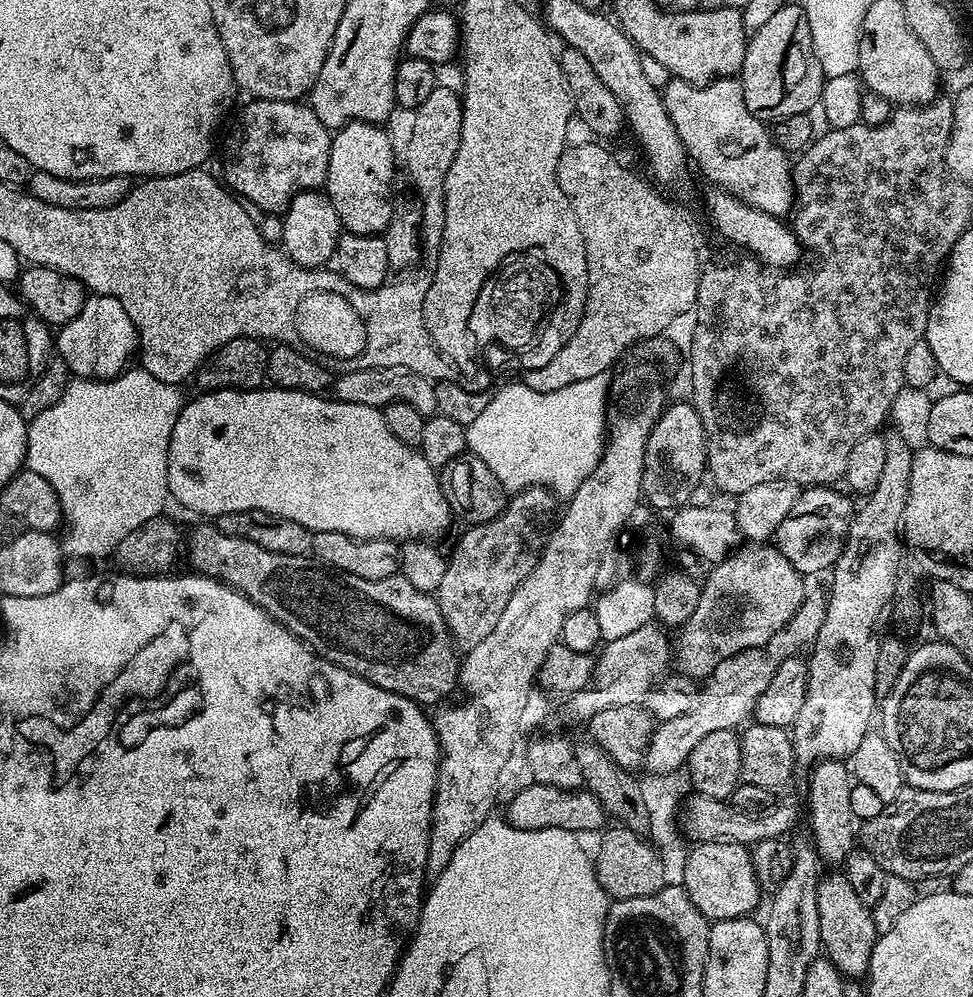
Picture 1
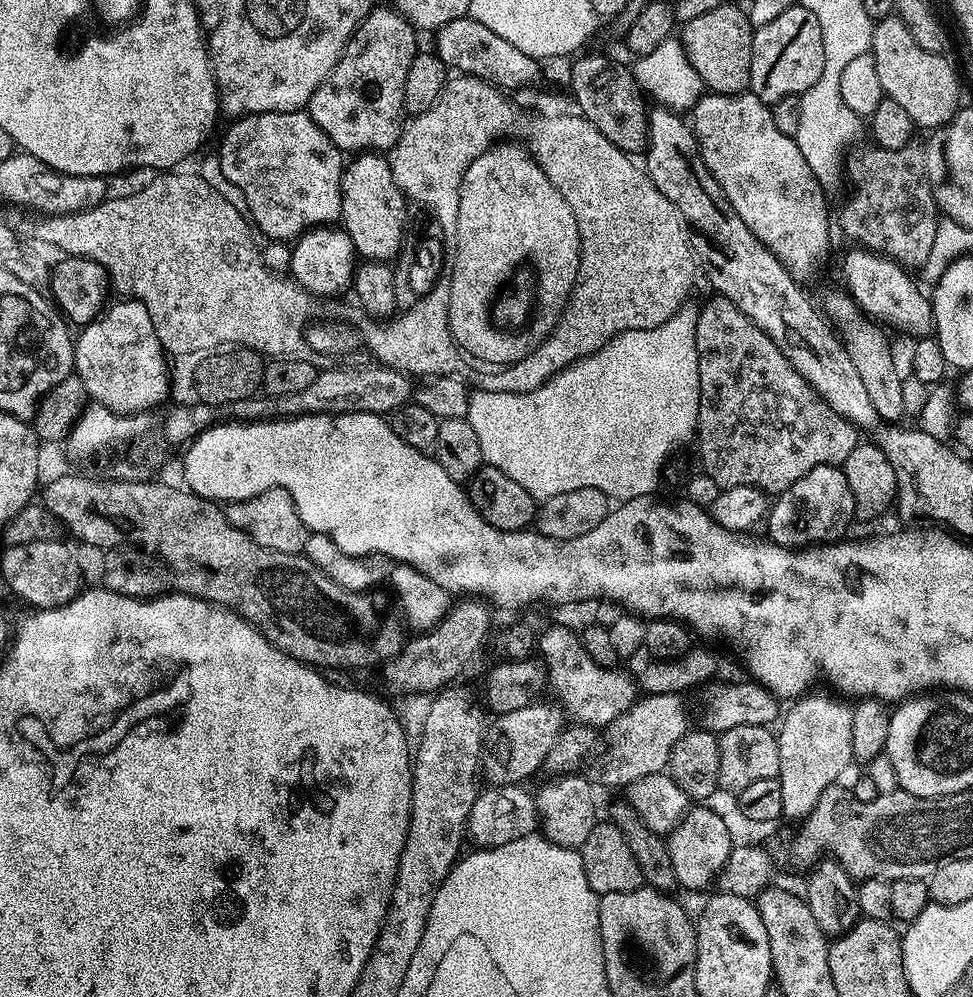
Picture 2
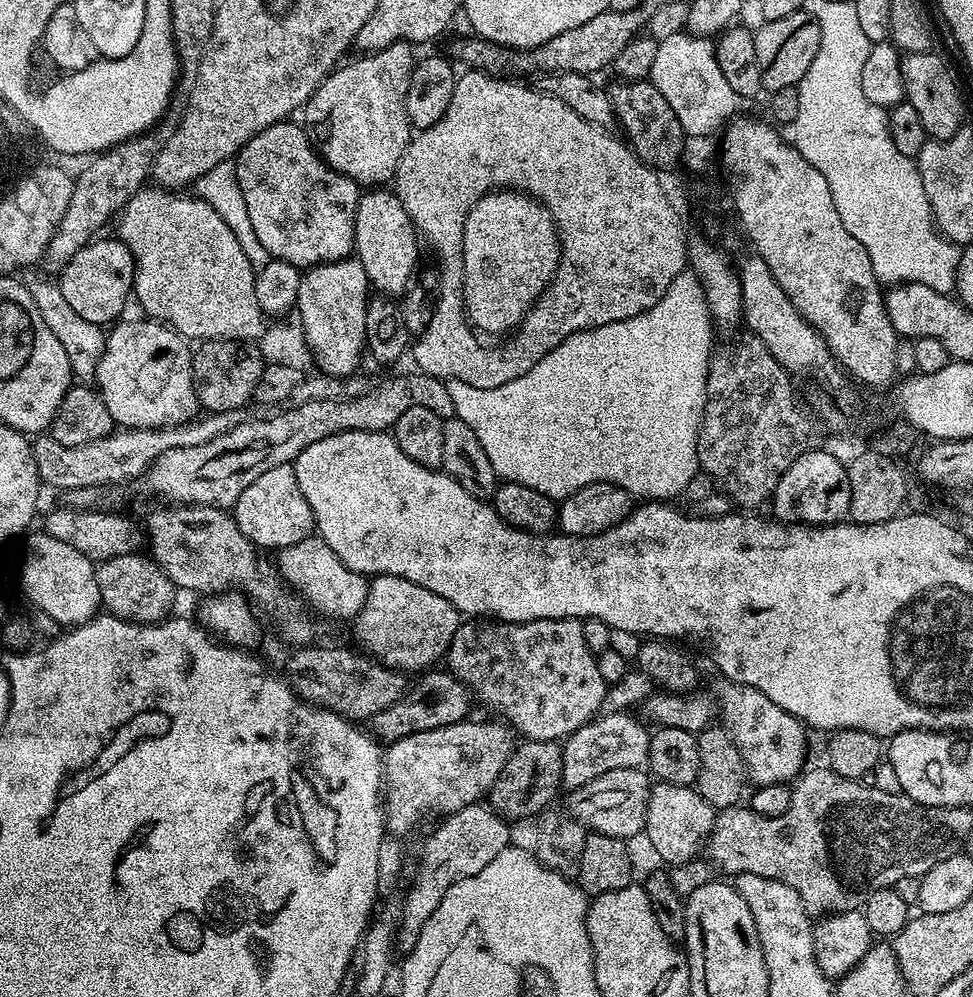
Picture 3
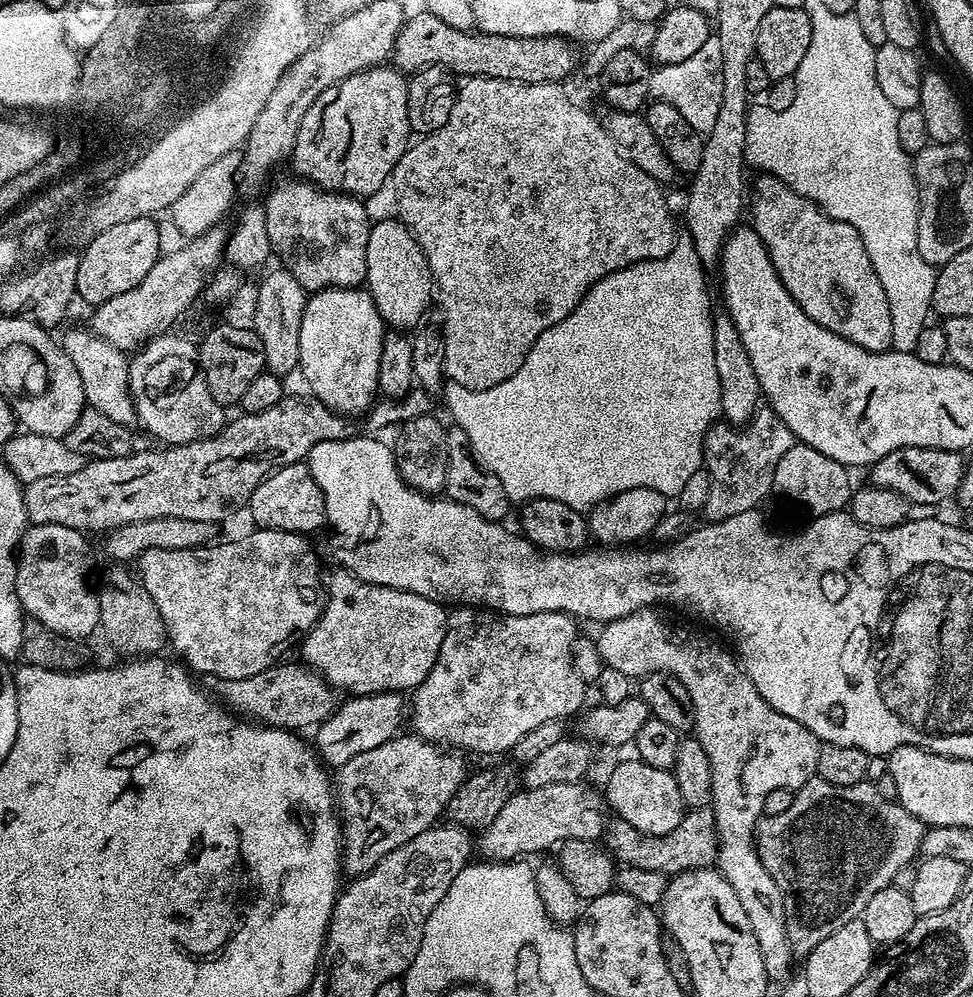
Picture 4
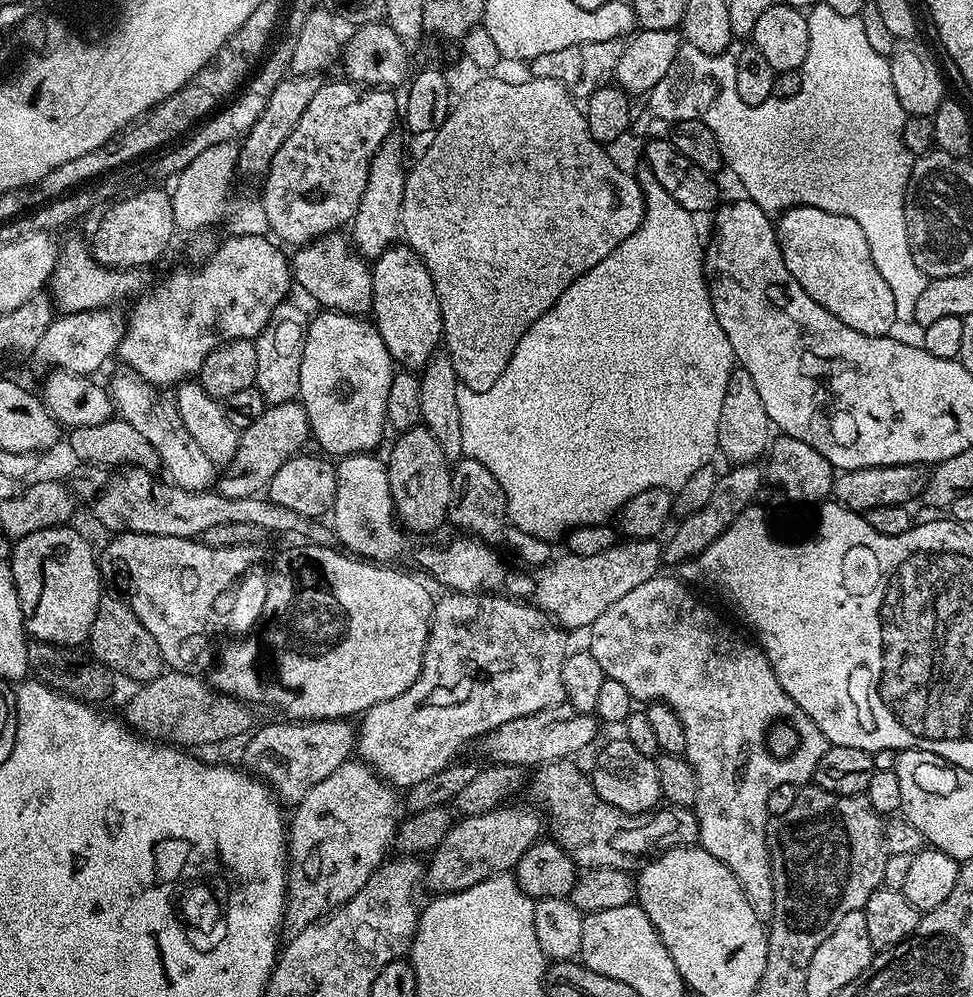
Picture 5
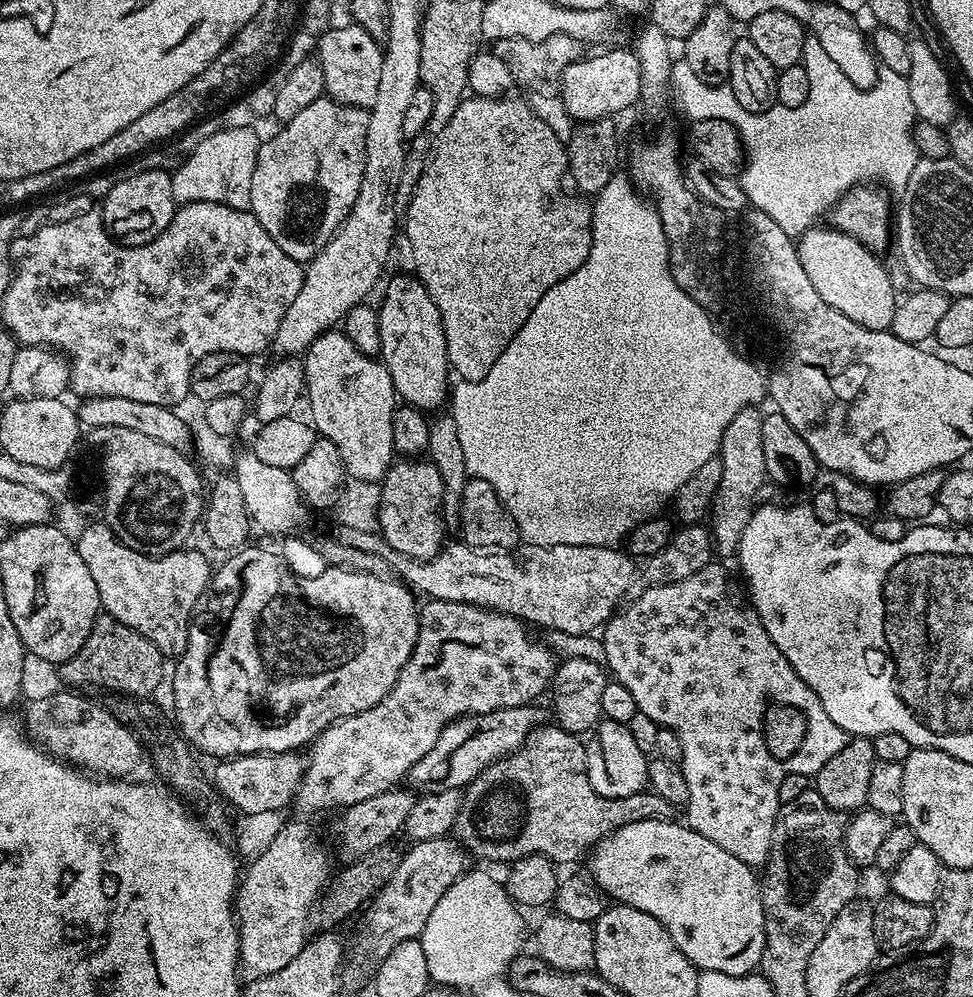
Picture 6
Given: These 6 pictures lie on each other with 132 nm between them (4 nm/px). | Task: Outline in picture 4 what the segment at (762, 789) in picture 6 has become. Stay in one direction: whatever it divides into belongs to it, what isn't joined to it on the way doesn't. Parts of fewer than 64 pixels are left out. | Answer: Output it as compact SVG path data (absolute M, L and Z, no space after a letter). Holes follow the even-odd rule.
M651 607L643 608L637 612L626 614L617 620L607 621L603 625L604 628L600 632L600 636L595 637L598 650L602 654L605 665L614 670L622 670L622 674L626 674L630 678L639 678L649 676L655 672L665 672L674 678L678 678L678 682L682 682L682 686L686 686L686 690L690 690L690 702L694 702L694 738L702 746L702 750L706 750L706 758L710 758L710 770L712 771L712 803L710 805L714 814L714 822L716 823L716 862L715 869L720 873L722 878L726 878L726 882L730 882L730 887L734 890L734 894L738 894L738 902L742 902L742 911L746 913L746 918L750 922L750 930L754 930L754 938L758 942L758 950L762 954L762 966L766 966L766 974L769 981L784 980L792 972L792 963L794 957L790 950L790 942L786 938L786 910L784 909L784 895L778 890L778 886L774 882L774 878L770 878L770 870L766 870L766 866L762 866L762 858L756 849L756 830L764 816L764 803L766 797L770 795L770 790L778 790L779 788L787 788L789 786L799 786L805 784L808 780L816 776L816 767L818 766L818 754L822 747L822 741L804 724L794 722L794 718L786 718L786 714L782 714L778 710L774 710L774 706L770 706L770 702L766 702L766 698L762 698L762 694L758 694L758 690L754 686L754 682L750 682L750 678L744 673L740 667L740 661L727 647L723 648L720 644L715 644L708 636L703 636L700 632L691 632L688 628L675 628L670 621L664 616L659 616L659 611L653 610Z

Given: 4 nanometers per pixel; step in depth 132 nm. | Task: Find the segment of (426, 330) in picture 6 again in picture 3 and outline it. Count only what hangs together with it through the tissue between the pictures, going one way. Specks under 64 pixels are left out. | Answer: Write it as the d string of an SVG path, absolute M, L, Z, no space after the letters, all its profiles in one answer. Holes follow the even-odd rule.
M376 186L361 195L354 218L354 256L362 262L368 283L377 293L400 298L408 291L414 280L412 275L416 272L416 263L420 260L416 240L416 227L412 225L410 214L406 214L406 206L398 202L395 191Z

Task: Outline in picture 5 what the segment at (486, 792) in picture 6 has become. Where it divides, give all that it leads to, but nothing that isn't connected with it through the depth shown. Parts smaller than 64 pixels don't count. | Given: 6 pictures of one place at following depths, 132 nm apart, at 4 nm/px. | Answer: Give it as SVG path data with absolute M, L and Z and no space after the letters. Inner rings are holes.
M576 762L537 767L536 777L532 780L532 796L552 815L552 824L556 827L554 839L564 847L566 854L570 854L577 869L628 870L635 860L643 861L655 844L671 841L676 846L692 846L699 841L700 823L692 808L660 806L647 814L623 812L618 810L618 806L610 806L610 802L603 800L594 790L589 773L572 763Z

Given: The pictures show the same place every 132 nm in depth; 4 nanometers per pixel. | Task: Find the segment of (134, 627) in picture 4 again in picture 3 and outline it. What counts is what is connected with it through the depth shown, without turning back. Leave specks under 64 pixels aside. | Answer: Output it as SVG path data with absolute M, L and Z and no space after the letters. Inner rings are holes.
M148 554L110 558L97 567L96 581L100 587L103 611L119 620L132 620L135 624L159 624L160 621L169 619L171 612L168 611L178 595L178 589L171 578Z

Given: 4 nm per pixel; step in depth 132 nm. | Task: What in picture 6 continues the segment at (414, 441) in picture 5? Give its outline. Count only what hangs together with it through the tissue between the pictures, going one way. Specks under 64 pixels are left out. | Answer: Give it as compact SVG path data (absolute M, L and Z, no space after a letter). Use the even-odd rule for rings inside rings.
M400 458L380 484L379 534L394 550L416 560L430 560L444 548L444 487L442 474L427 458Z

